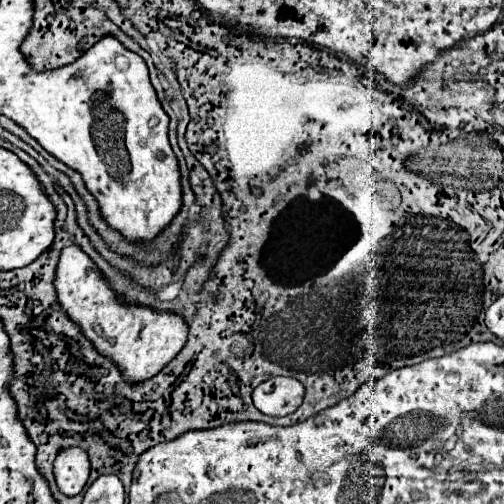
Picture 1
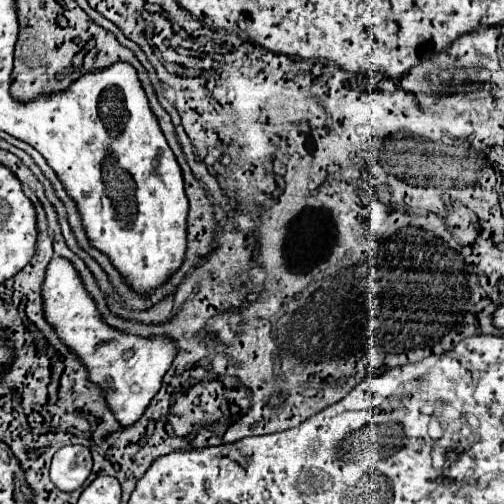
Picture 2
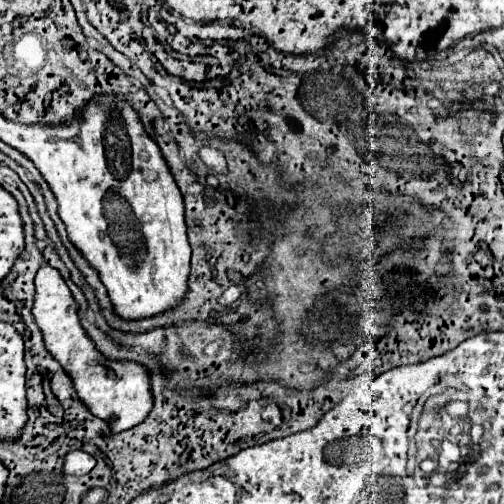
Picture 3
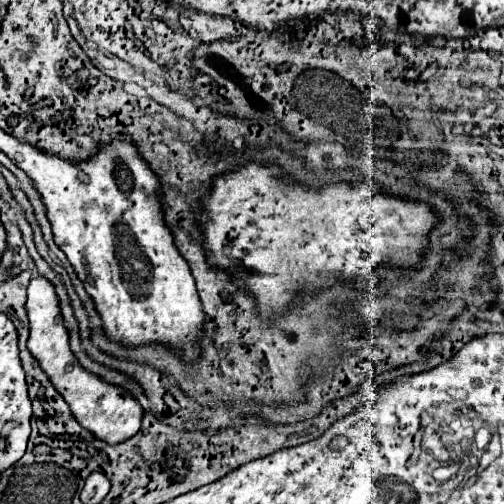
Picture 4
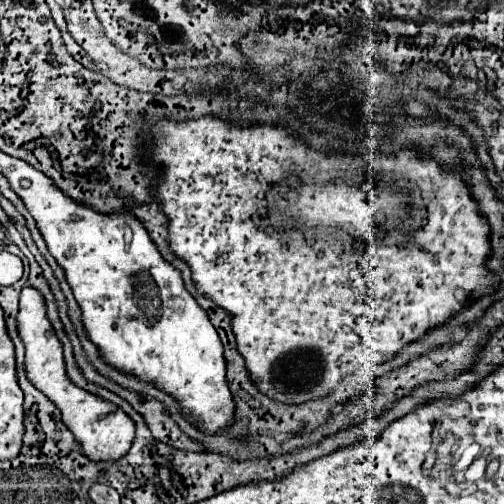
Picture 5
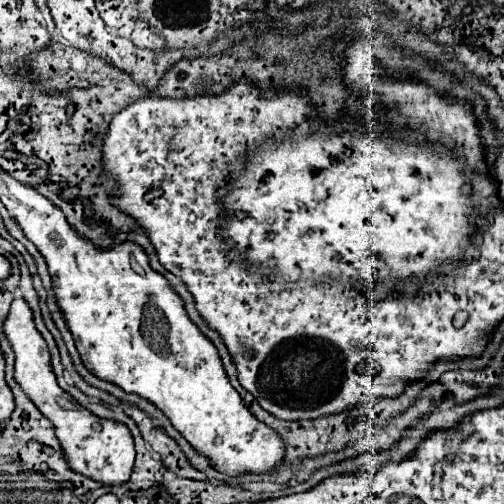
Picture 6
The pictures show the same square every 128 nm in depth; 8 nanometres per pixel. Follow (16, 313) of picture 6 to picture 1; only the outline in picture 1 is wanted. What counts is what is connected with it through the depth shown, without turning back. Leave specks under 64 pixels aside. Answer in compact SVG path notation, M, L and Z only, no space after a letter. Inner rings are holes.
M74 244L60 252L54 288L58 304L66 316L78 324L80 332L92 342L96 352L108 356L122 372L128 384L140 384L156 376L176 354L184 348L188 336L188 324L184 318L170 312L154 312L150 308L120 304L94 262Z

